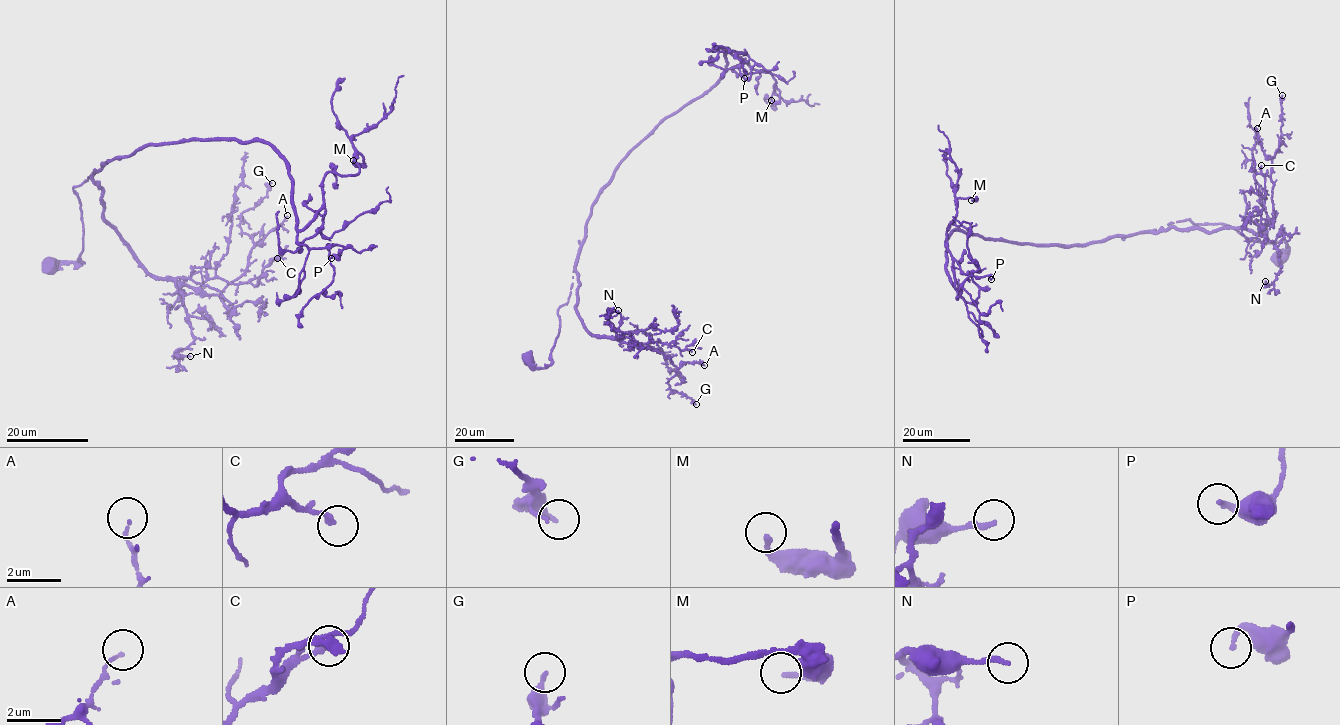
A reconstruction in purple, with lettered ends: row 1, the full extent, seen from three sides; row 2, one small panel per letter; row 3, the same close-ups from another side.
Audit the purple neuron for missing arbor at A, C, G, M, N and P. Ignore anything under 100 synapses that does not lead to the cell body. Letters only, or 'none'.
none

